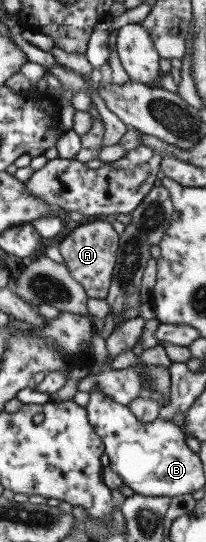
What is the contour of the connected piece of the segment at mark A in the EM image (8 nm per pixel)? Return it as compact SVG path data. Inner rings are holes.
M104 220L77 224L70 230L61 242L58 250L63 257L64 265L69 274L83 287L89 298L105 298L110 285L111 273L115 264L118 235L110 223Z

